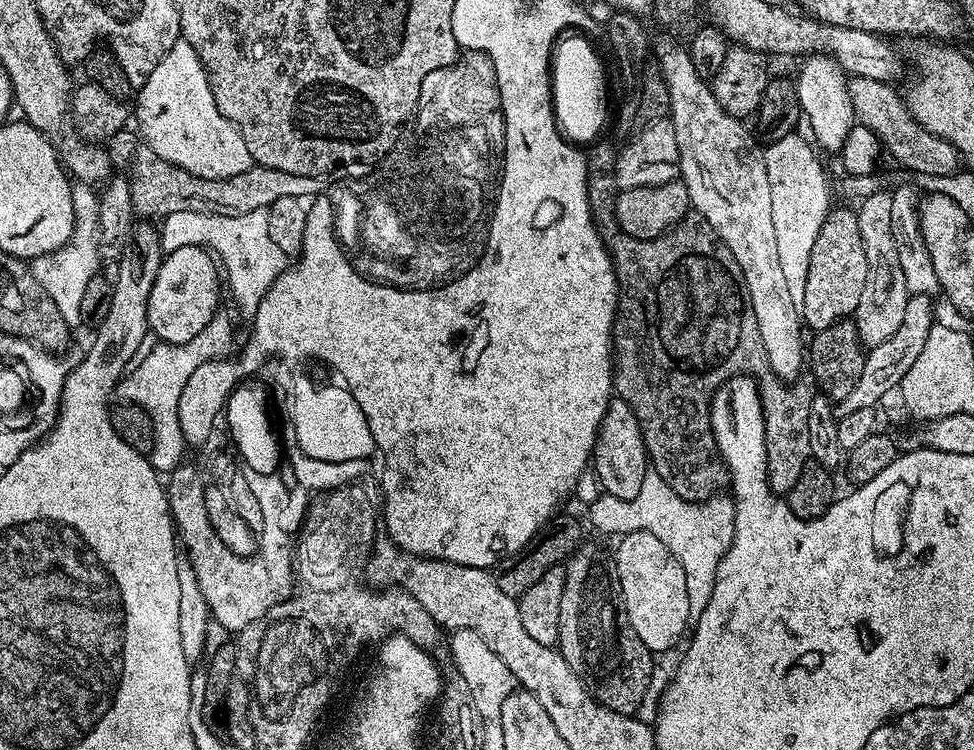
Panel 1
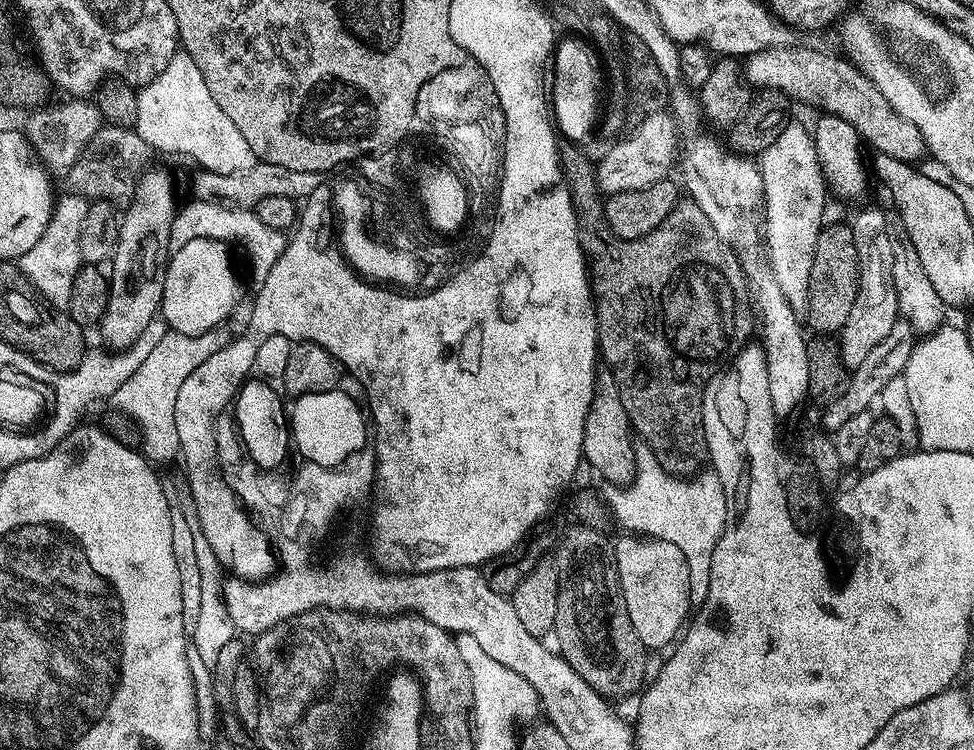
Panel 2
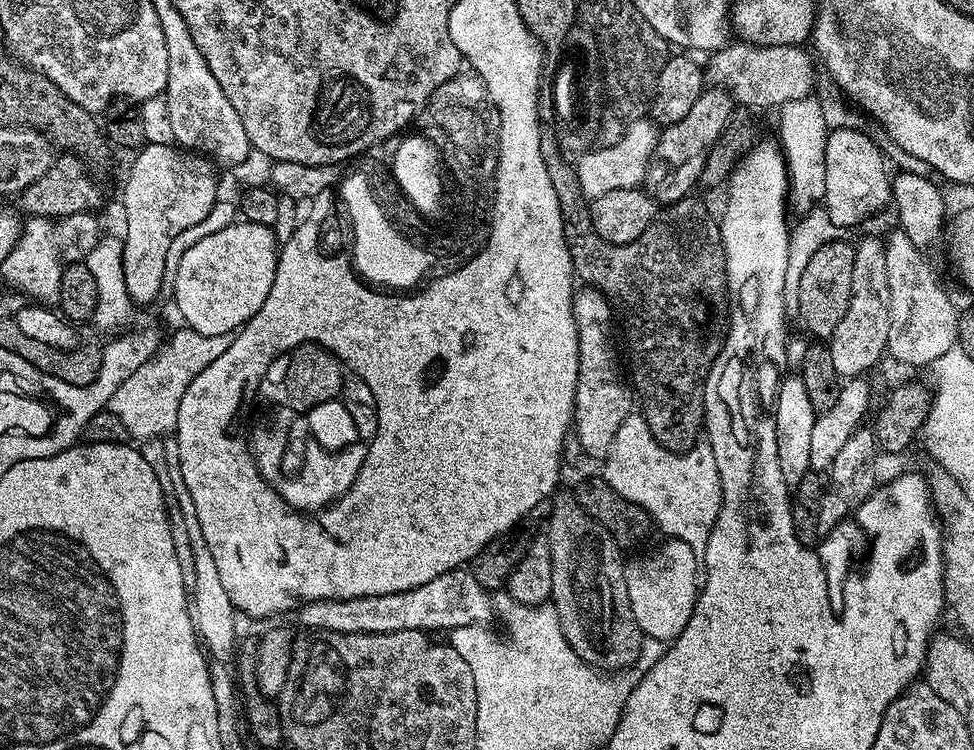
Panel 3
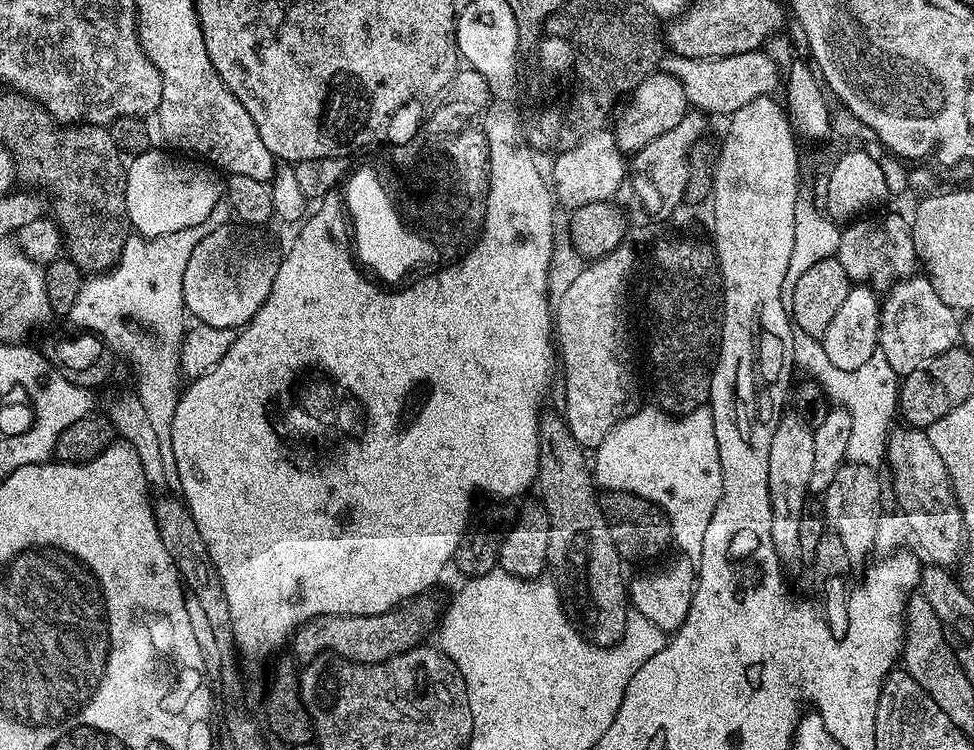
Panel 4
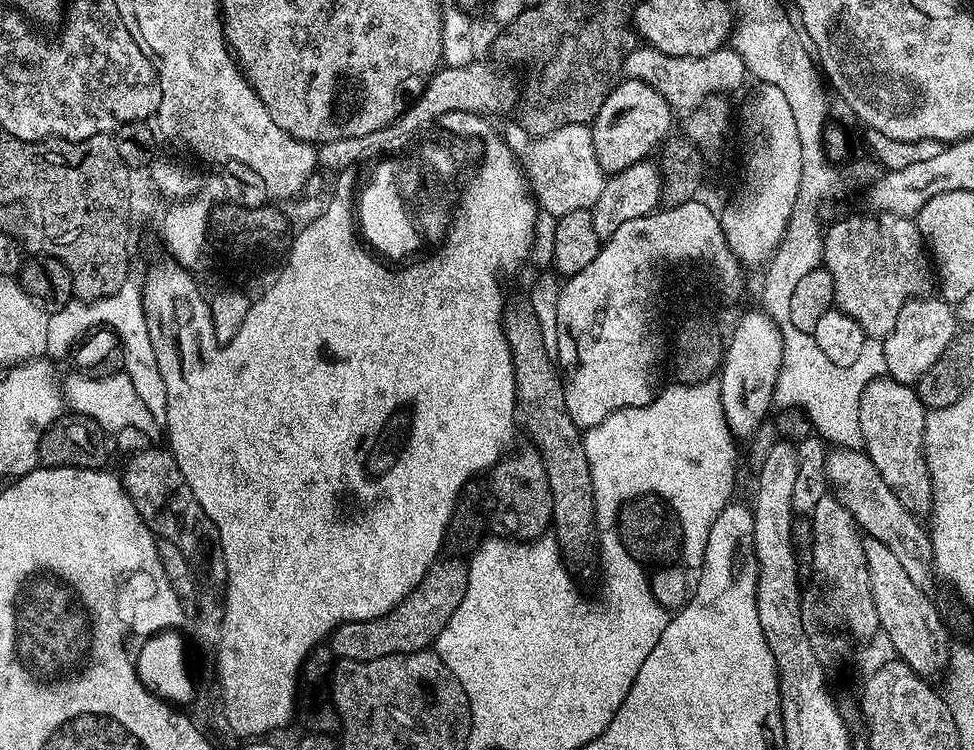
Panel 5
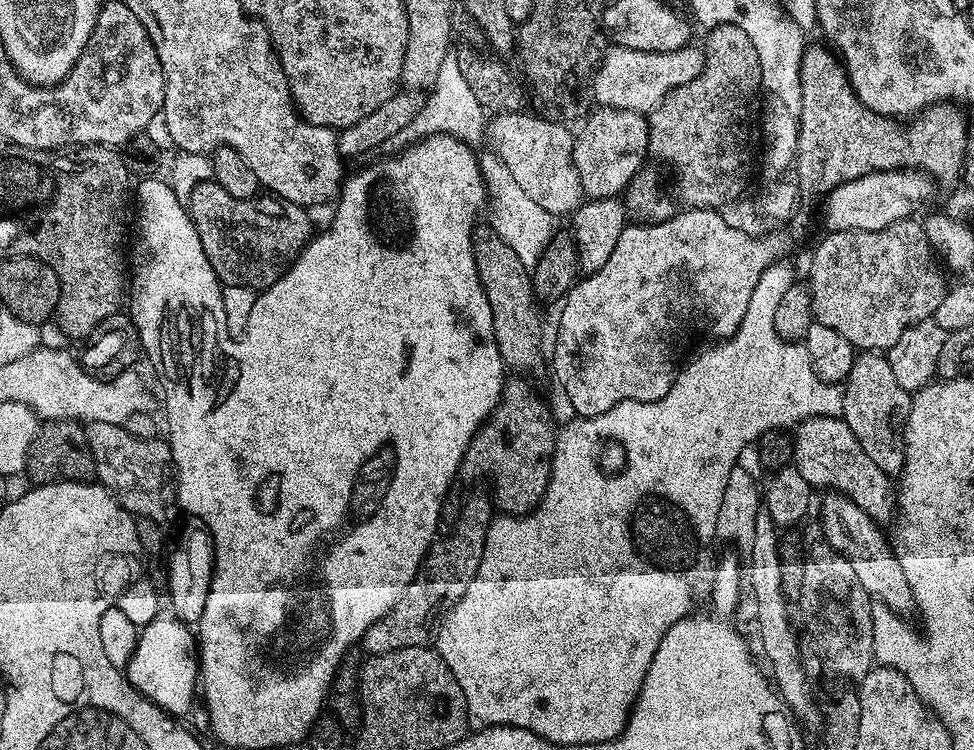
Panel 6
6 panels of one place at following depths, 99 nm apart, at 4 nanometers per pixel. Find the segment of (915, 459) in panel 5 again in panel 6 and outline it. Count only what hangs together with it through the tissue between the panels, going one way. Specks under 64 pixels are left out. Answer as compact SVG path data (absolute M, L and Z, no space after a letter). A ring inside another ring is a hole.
M876 350L861 351L852 363L848 379L843 381L842 389L844 396L842 417L846 425L850 426L850 430L854 432L854 437L861 443L863 450L870 454L870 458L881 467L882 471L887 474L899 473L904 466L904 450L898 425L908 415L912 405L912 396L906 390L902 390L902 386L898 386L898 381L894 379L894 370L890 370L887 355Z

